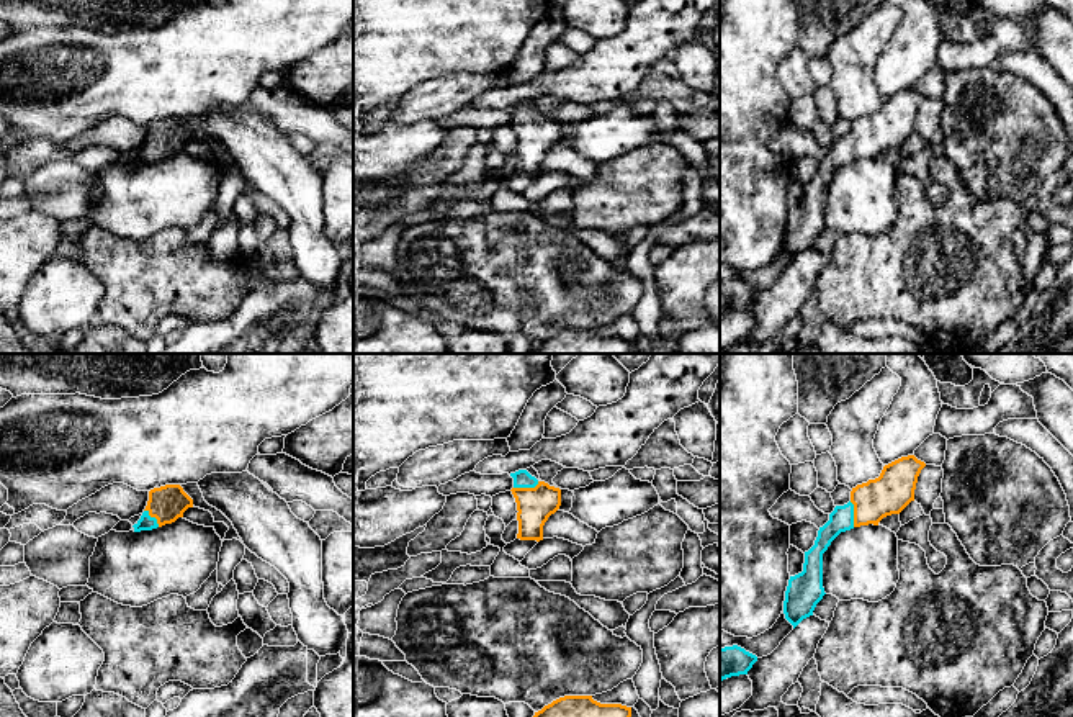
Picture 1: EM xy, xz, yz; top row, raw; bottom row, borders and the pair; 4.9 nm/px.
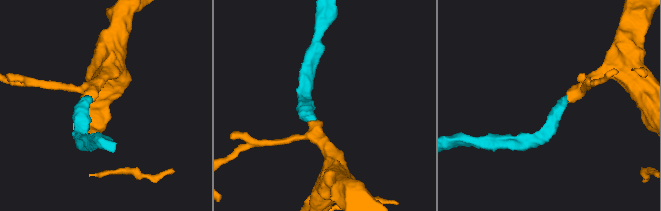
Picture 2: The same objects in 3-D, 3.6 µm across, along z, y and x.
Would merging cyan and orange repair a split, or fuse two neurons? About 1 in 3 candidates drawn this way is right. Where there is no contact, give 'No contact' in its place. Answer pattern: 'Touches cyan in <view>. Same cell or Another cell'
Touches cyan in xz. Same cell

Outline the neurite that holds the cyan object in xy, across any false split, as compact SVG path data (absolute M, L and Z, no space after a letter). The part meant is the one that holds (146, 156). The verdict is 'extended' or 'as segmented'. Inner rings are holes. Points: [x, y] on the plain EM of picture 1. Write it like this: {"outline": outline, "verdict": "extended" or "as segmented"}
{"outline": "M165 118L149 124L147 139L141 152L132 159L134 165L152 164L183 151L193 141L193 133L180 118Z", "verdict": "extended"}

